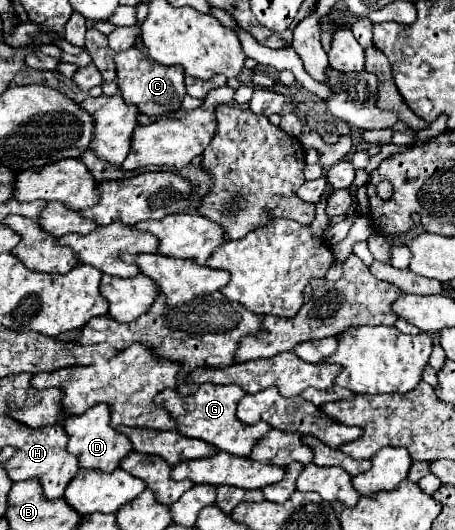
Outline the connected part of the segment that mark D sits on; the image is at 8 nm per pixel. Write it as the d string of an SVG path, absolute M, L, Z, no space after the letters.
M96 404L94 408L88 408L84 414L66 418L62 422L62 426L68 434L66 450L78 458L80 468L114 472L118 468L120 460L130 452L130 442L126 440L126 436L122 436L120 432L110 428L108 422L110 422L110 410L106 408L106 404Z

